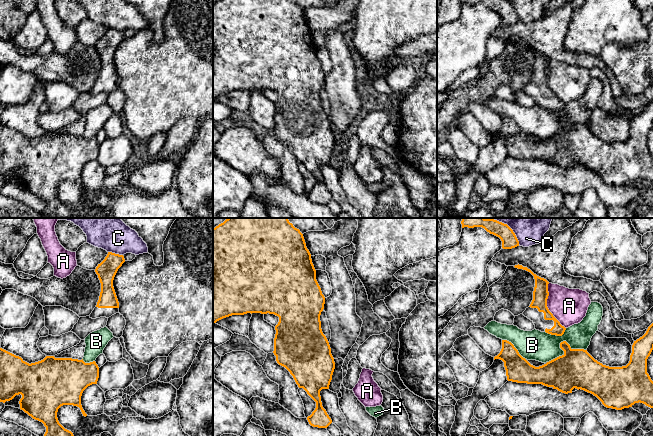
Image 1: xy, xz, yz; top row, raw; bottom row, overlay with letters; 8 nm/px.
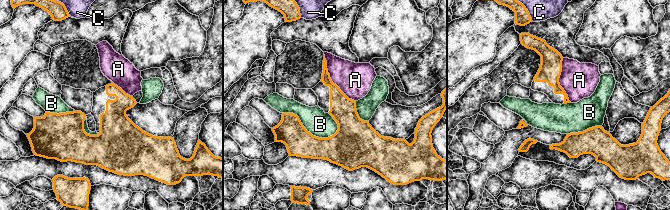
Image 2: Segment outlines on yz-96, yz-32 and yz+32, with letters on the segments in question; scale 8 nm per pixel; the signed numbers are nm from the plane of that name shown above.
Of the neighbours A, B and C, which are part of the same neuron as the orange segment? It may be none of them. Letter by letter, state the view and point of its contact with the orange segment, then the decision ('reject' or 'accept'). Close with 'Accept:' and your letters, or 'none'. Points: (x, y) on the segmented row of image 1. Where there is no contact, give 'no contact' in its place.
A: yz (546, 306) | reject
B: yz (560, 344) | reject
C: xy (114, 253) | reject
Accept: none

